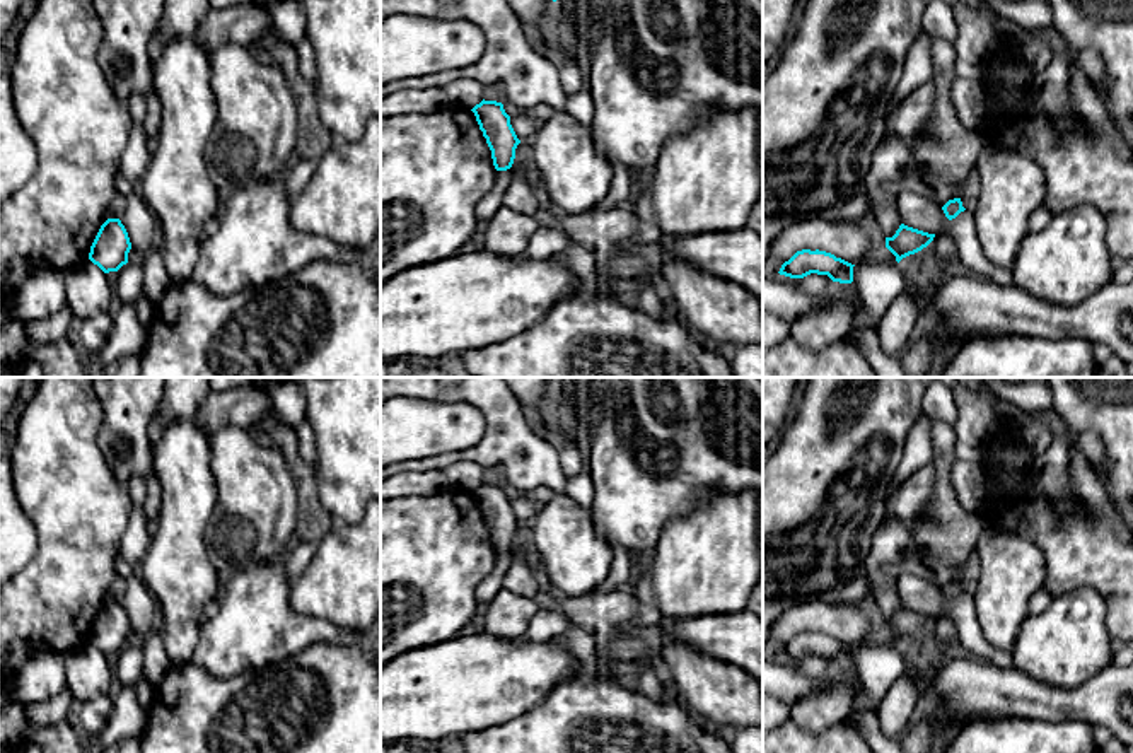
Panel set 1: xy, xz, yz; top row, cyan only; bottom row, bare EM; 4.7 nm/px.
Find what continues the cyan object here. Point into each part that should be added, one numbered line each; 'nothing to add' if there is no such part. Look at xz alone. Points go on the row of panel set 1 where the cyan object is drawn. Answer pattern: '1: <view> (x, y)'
nothing to add

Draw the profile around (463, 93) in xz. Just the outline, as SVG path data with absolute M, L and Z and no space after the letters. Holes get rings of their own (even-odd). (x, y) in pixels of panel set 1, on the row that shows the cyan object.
M461 79L444 87L449 106L473 109L483 101L485 85L476 80Z

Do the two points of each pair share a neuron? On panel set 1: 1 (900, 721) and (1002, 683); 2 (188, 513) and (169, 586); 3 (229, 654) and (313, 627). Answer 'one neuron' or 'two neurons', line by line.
1: two neurons
2: one neuron
3: one neuron

